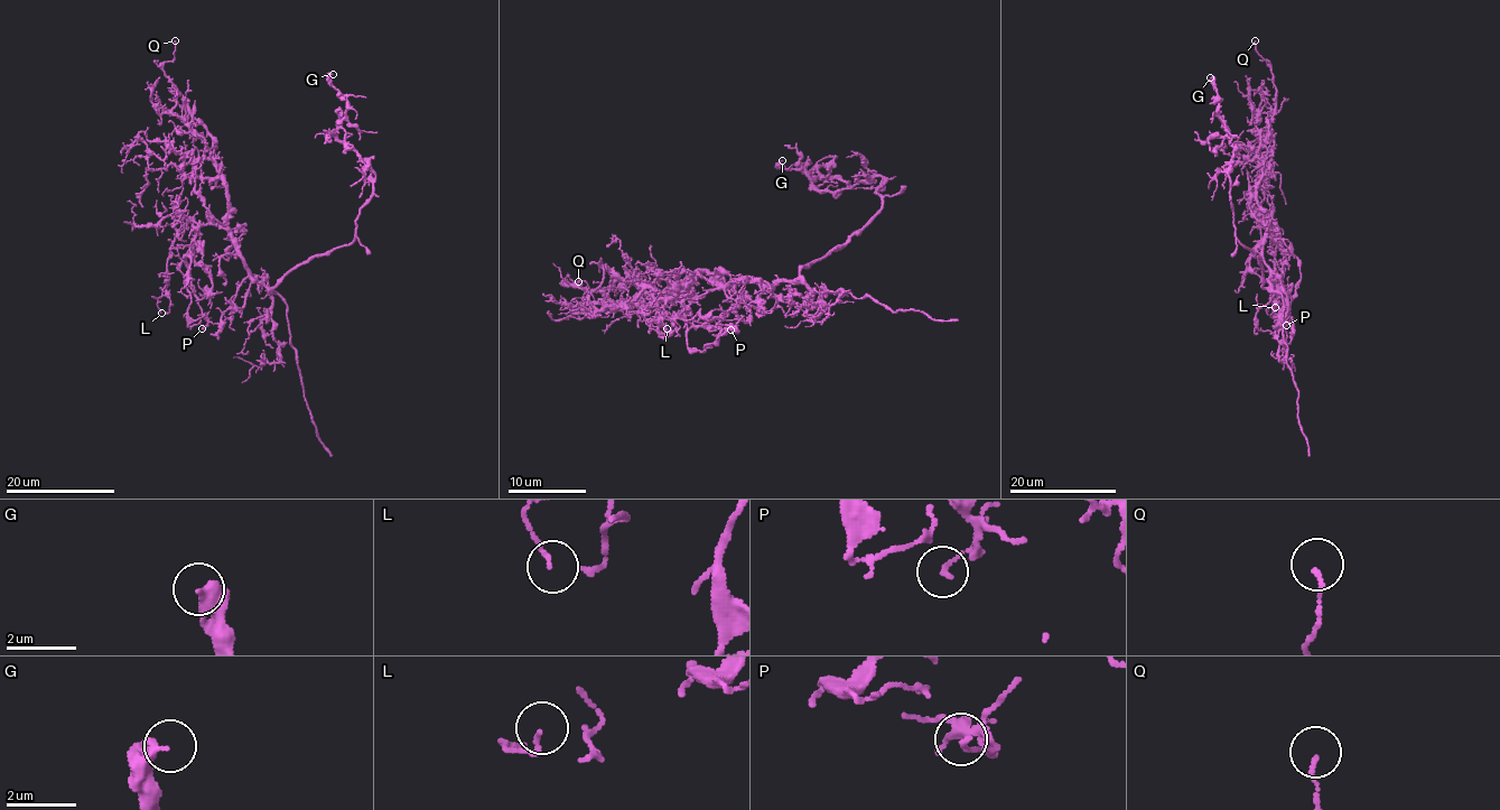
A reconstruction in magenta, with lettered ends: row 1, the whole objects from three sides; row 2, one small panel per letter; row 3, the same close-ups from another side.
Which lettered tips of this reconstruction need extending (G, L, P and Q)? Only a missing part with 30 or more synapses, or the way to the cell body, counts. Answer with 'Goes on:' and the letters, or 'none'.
Goes on: none

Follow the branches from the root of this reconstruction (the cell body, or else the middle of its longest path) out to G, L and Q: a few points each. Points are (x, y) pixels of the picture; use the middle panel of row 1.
G: (798, 271), (860, 234), (886, 179), (822, 191), (812, 186), (816, 168), (782, 160)
L: (798, 271), (772, 285), (742, 278), (677, 296), (658, 325), (659, 335), (668, 335), (658, 334), (667, 328)
Q: (798, 271), (772, 285), (742, 278), (730, 285), (702, 270), (613, 310), (576, 307), (587, 297), (578, 281)

